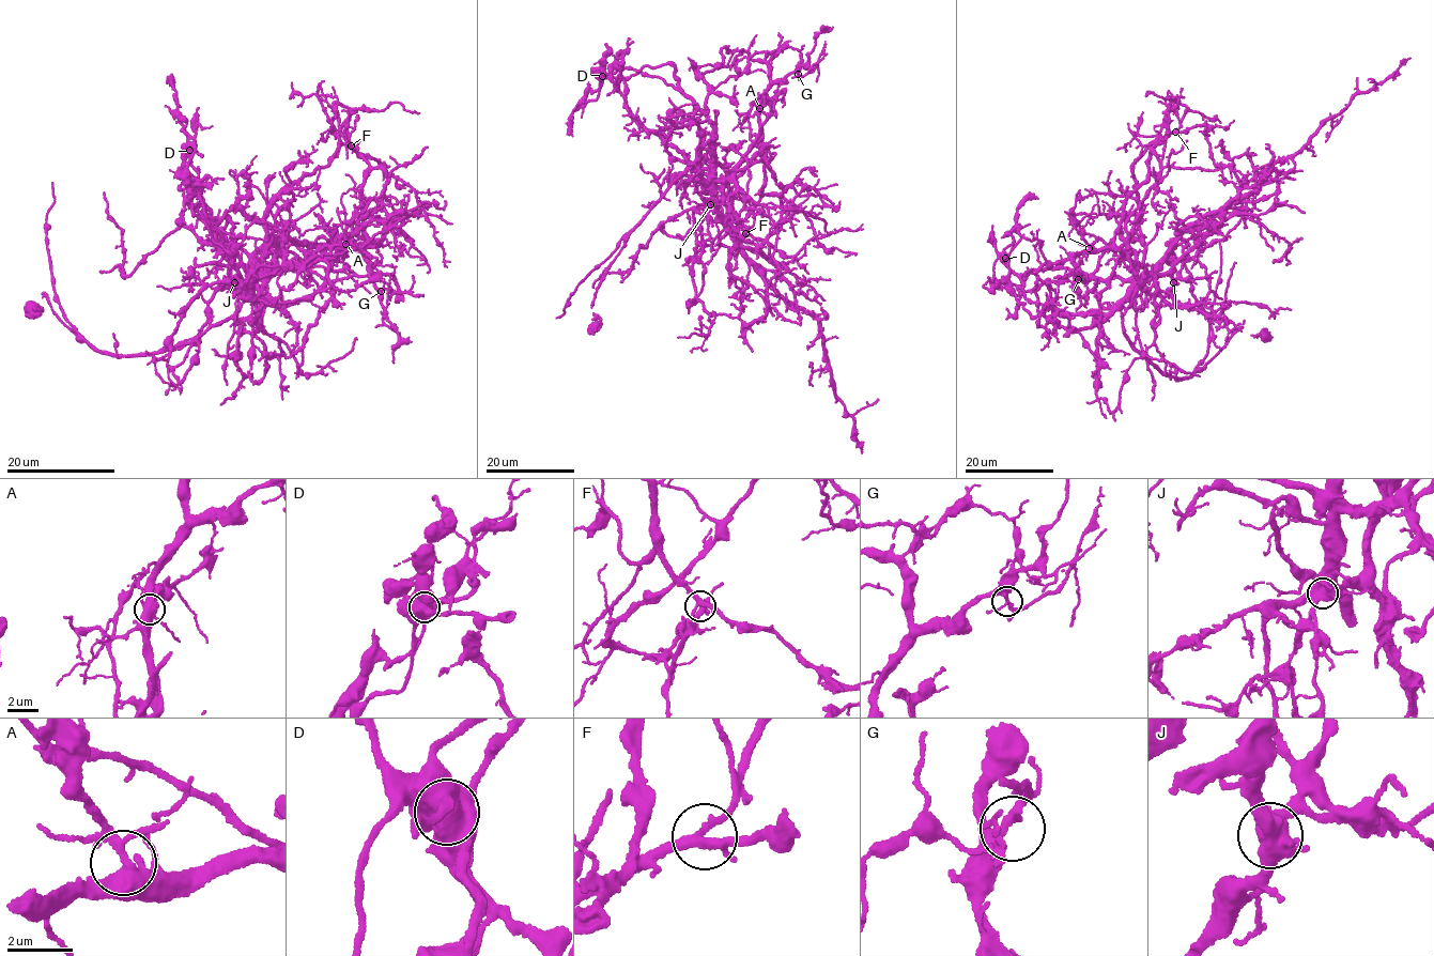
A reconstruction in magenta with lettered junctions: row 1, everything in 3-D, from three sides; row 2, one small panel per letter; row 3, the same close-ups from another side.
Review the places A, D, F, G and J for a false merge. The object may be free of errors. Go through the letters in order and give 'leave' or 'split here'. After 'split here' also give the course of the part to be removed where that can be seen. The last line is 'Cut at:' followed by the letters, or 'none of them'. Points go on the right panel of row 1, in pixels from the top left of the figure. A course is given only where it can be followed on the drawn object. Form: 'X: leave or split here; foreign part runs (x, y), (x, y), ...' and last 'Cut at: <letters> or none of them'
A: leave
D: split here; foreign part runs (1005, 258), (1033, 302), (1085, 315), (1127, 306), (1145, 274), (1114, 234), (1177, 99), (1150, 92)
F: leave
G: leave
J: leave
Cut at: D

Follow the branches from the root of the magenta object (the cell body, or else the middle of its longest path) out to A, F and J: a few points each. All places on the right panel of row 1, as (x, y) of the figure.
A: (1142, 282), (1139, 281), (1145, 274), (1143, 270), (1126, 260), (1118, 249), (1089, 248)
F: (1142, 282), (1136, 271), (1135, 253), (1128, 248), (1128, 234), (1141, 210), (1132, 167), (1151, 145), (1175, 132)
J: (1142, 282), (1170, 273), (1173, 282)

